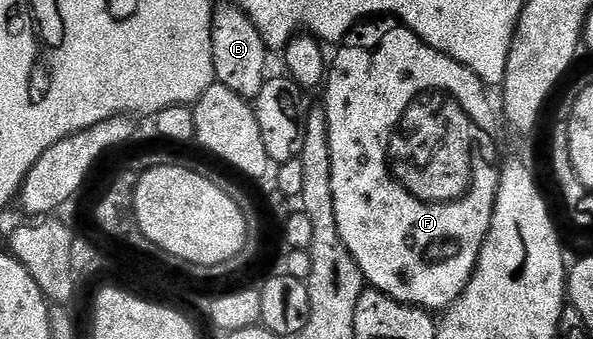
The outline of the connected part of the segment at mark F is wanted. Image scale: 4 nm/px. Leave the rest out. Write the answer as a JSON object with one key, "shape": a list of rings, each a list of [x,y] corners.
{"shape":[[[385,16],[380,20],[366,20],[354,26],[345,37],[340,50],[341,54],[335,55],[334,58],[332,55],[327,81],[323,87],[323,109],[329,125],[331,148],[331,192],[335,200],[335,224],[339,224],[339,236],[347,252],[351,252],[355,264],[359,264],[366,283],[372,289],[383,292],[396,302],[406,302],[409,306],[419,306],[430,312],[444,312],[453,305],[463,288],[467,288],[475,264],[479,260],[483,240],[491,228],[495,196],[501,183],[501,178],[489,178],[491,170],[489,166],[485,166],[491,148],[487,134],[492,134],[491,140],[499,140],[499,120],[491,120],[491,115],[495,113],[494,103],[481,100],[483,96],[479,96],[479,90],[487,90],[487,87],[466,66],[431,48],[414,30],[408,30],[392,16]]]}

